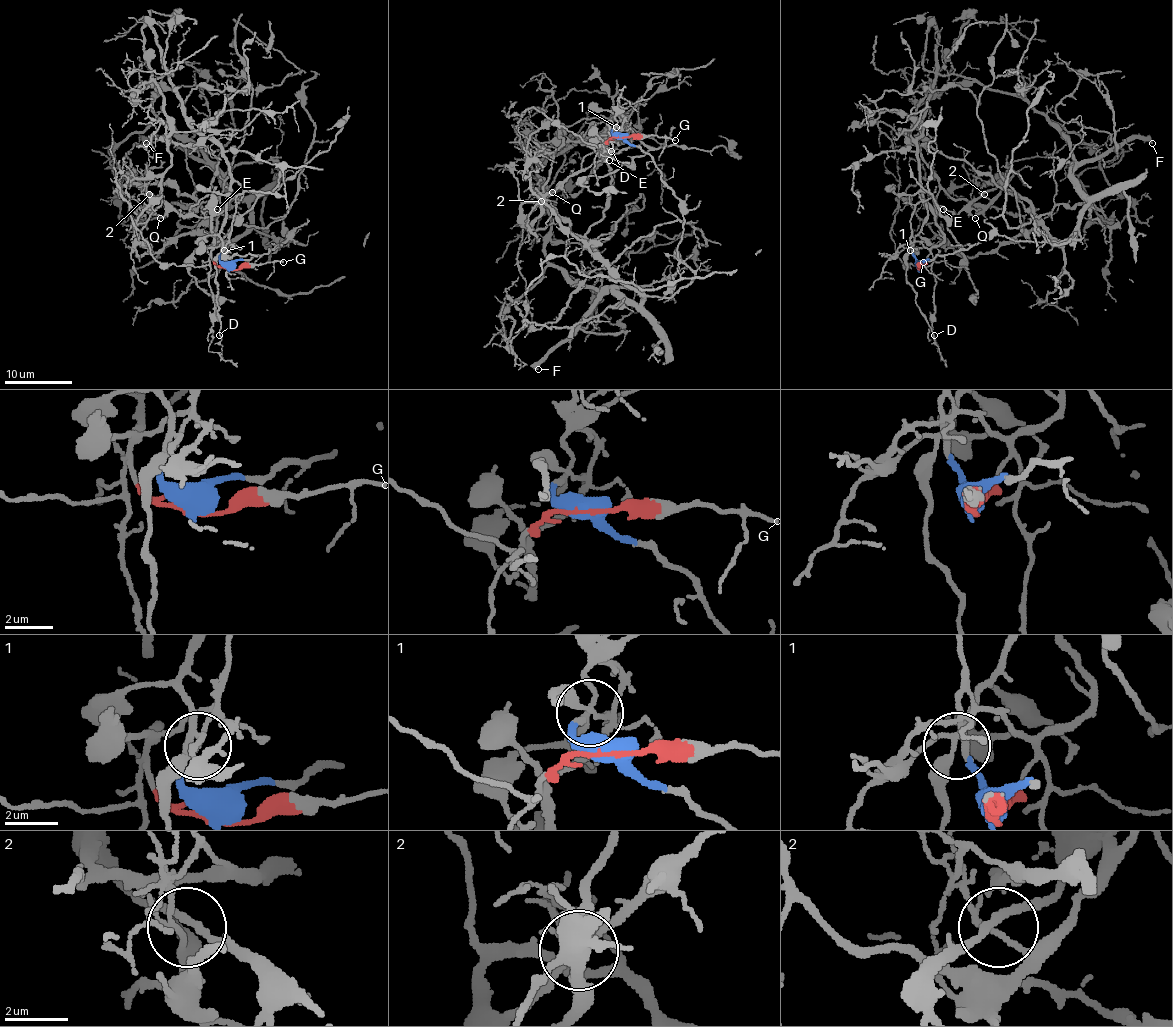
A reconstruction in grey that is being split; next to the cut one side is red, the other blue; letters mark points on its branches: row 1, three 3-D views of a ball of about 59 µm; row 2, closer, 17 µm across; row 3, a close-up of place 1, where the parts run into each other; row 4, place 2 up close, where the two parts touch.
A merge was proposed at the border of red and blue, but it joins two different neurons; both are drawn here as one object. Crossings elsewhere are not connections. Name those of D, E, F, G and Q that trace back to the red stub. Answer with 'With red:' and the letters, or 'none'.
With red: D, E, F, G, Q

